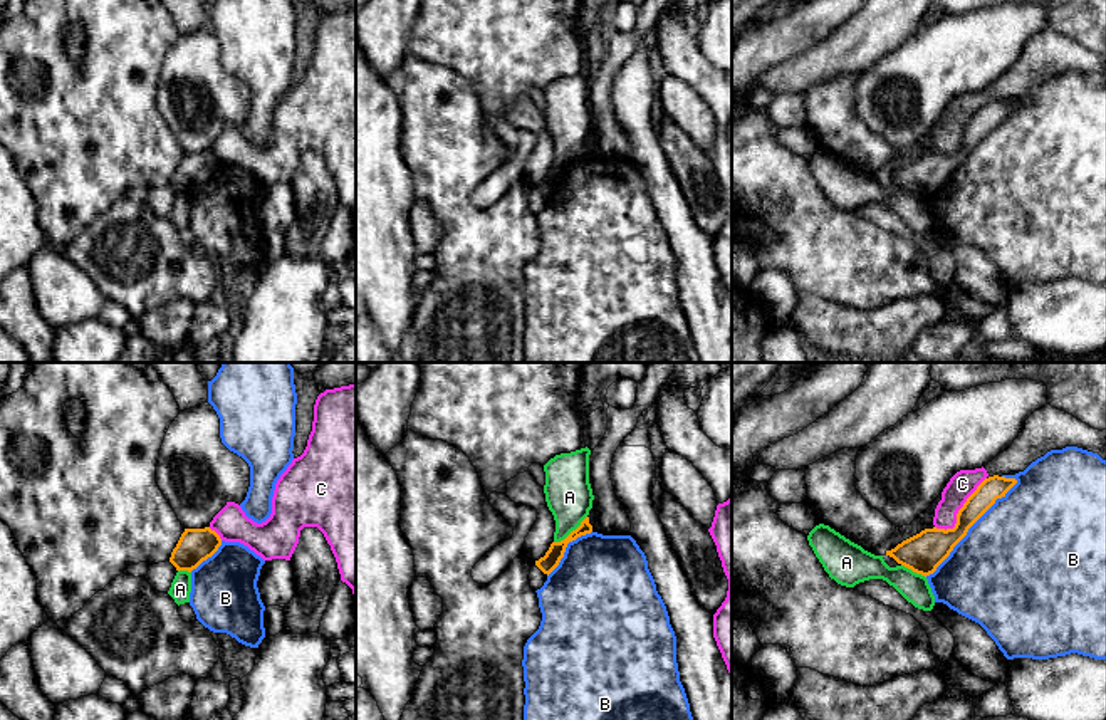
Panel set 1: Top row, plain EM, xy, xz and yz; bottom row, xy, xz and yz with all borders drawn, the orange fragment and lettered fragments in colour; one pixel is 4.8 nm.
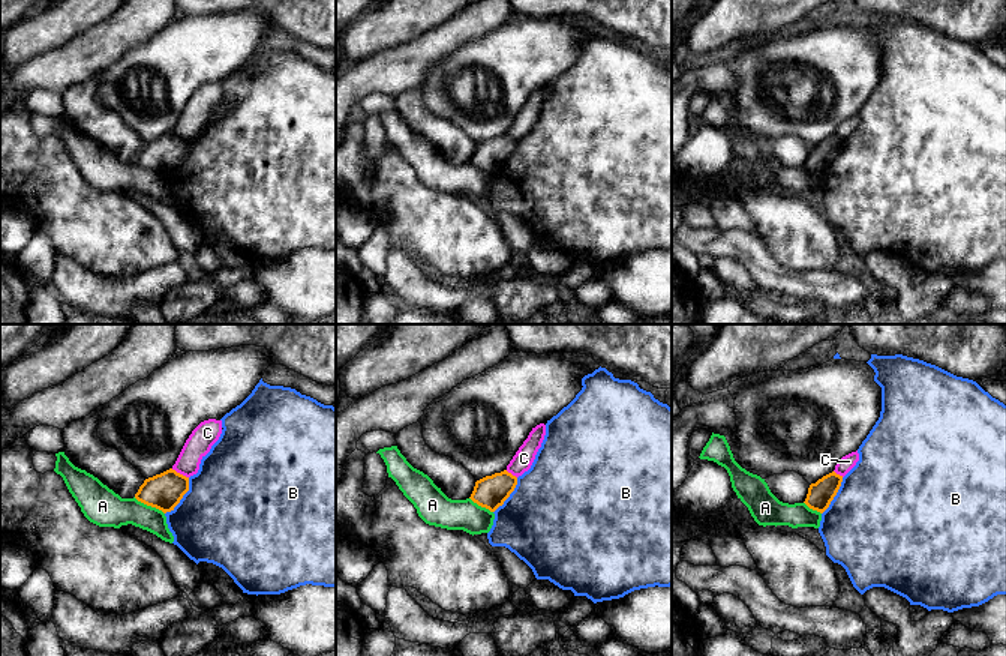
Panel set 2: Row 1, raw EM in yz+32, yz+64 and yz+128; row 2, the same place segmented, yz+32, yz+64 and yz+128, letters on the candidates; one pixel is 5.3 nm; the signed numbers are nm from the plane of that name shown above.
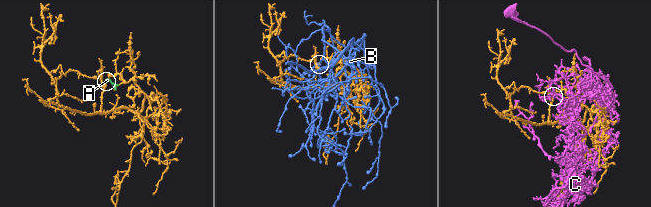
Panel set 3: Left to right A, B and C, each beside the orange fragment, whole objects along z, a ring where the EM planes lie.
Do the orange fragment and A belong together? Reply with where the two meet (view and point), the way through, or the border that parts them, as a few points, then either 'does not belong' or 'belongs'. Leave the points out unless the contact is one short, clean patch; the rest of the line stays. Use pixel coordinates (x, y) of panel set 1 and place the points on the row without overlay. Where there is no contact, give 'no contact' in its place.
meets orange in xz at (573, 155); border along xz (586, 140), (563, 163), (554, 166); does not belong

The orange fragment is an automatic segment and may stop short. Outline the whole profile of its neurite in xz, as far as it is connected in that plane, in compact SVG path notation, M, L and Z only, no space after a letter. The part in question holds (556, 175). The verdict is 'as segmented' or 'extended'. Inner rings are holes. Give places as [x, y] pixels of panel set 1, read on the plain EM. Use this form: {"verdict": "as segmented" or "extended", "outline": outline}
{"verdict": "as segmented", "outline": "M586 141L581 149L572 154L564 164L561 166L552 166L549 175L545 176L544 181L540 181L539 185L535 185L535 190L544 196L544 198L550 198L561 186L561 183L564 181L566 171L569 166L576 164L581 159L591 158L592 156L592 149L589 148L589 141Z"}

